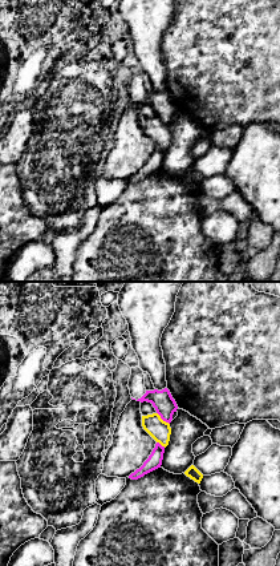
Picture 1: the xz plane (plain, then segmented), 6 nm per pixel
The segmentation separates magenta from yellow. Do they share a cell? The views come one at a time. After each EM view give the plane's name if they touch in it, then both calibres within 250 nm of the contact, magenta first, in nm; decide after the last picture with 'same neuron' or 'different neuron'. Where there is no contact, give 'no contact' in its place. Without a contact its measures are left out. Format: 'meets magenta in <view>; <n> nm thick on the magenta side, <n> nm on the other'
meets magenta in xz; 130 nm thick on the magenta side, 120 nm on the other

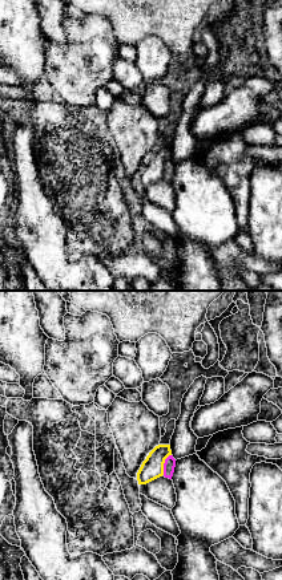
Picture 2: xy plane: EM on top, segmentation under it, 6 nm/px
meets magenta in xy; 70 nm thick on the magenta side, 140 nm on the other

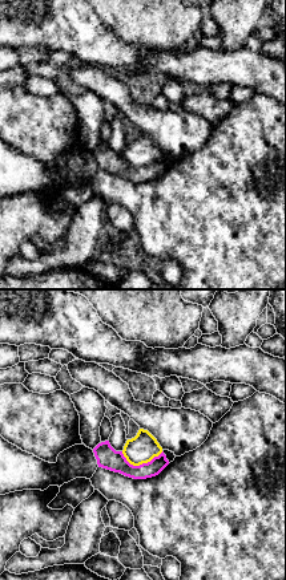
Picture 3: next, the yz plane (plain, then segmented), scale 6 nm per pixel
meets magenta in yz; 130 nm thick on the magenta side, 170 nm on the other

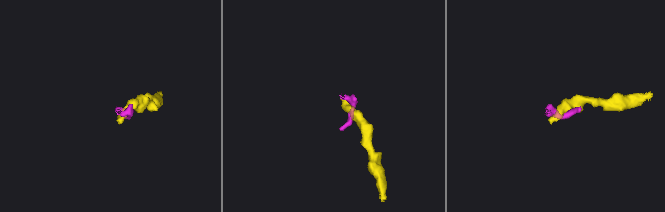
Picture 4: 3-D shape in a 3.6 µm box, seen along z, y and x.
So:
different neuron

